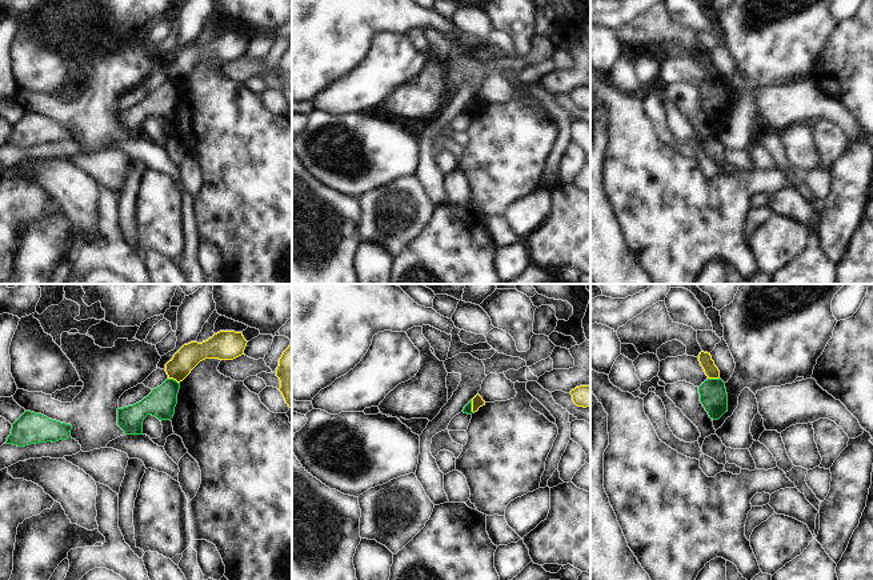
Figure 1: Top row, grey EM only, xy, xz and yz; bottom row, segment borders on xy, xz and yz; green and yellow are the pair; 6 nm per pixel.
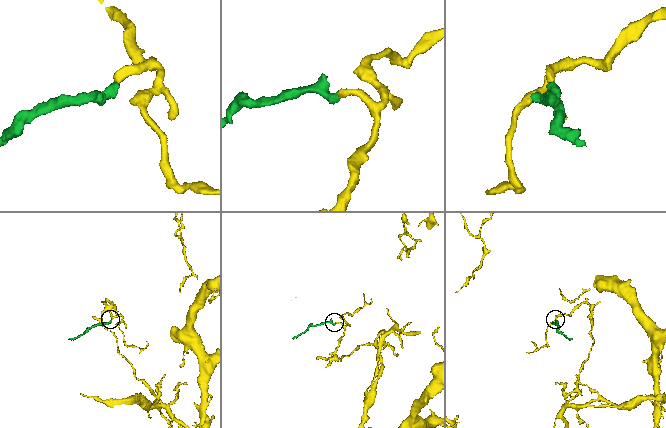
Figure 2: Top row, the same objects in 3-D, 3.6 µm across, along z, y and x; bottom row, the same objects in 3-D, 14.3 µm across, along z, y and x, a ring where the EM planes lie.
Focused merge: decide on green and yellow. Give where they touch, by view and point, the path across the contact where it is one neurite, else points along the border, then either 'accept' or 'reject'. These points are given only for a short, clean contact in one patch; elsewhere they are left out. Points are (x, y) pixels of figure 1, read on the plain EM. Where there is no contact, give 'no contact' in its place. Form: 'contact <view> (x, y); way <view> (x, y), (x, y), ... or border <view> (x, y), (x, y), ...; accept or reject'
contact xy (172, 80); border xy (168, 79), (179, 84); reject

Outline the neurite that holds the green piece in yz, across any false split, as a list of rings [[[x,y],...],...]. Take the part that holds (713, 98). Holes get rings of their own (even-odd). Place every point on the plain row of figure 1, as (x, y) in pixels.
[[[708,80],[698,88],[700,103],[709,119],[718,121],[728,113],[728,95],[721,80]]]

